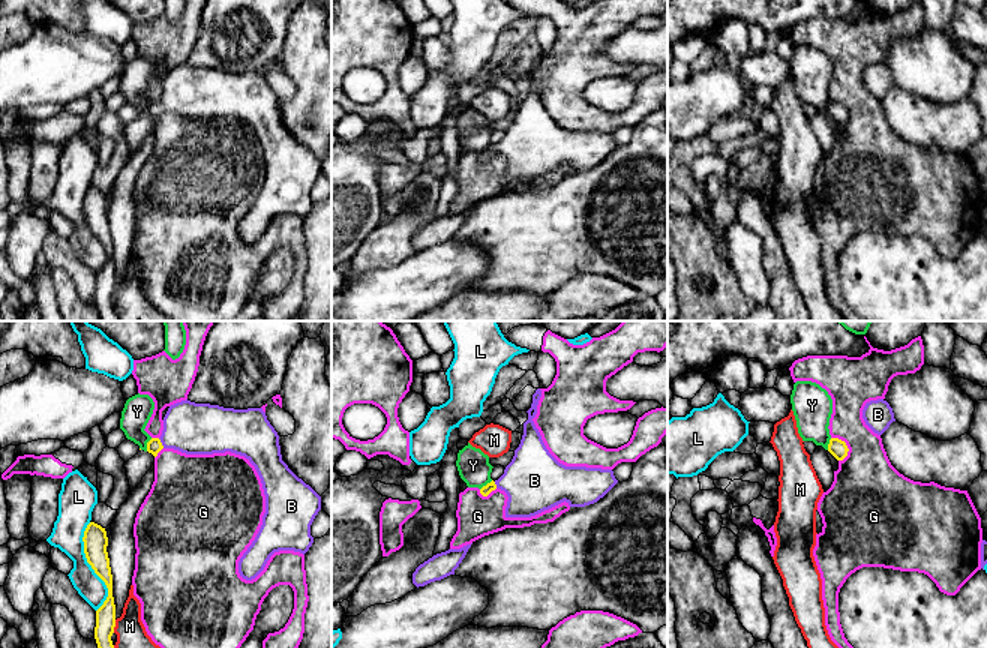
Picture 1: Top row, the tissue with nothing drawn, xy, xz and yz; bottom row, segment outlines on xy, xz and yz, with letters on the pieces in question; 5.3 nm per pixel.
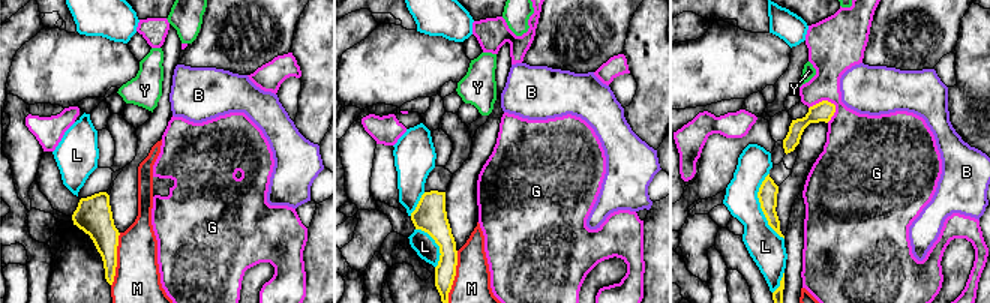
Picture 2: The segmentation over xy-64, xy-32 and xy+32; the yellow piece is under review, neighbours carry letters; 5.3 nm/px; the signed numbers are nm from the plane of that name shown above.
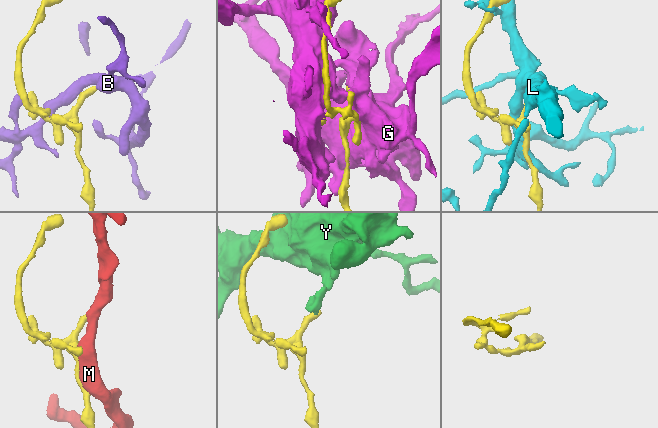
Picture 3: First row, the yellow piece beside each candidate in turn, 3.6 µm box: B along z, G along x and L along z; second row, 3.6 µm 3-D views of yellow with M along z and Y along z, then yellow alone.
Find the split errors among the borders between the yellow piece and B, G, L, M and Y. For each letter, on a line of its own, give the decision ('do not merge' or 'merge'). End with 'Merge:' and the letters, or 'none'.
B: merge
G: do not merge
L: do not merge
M: do not merge
Y: do not merge
Merge: B

